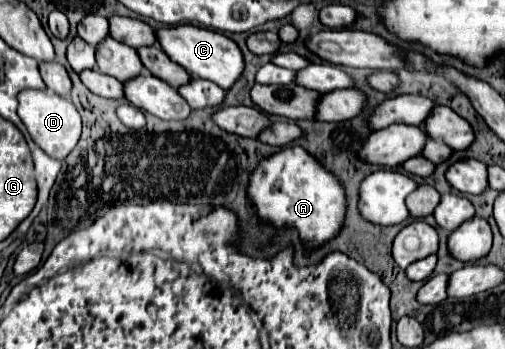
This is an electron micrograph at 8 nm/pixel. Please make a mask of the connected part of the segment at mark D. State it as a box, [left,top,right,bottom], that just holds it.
[19,90,81,160]

